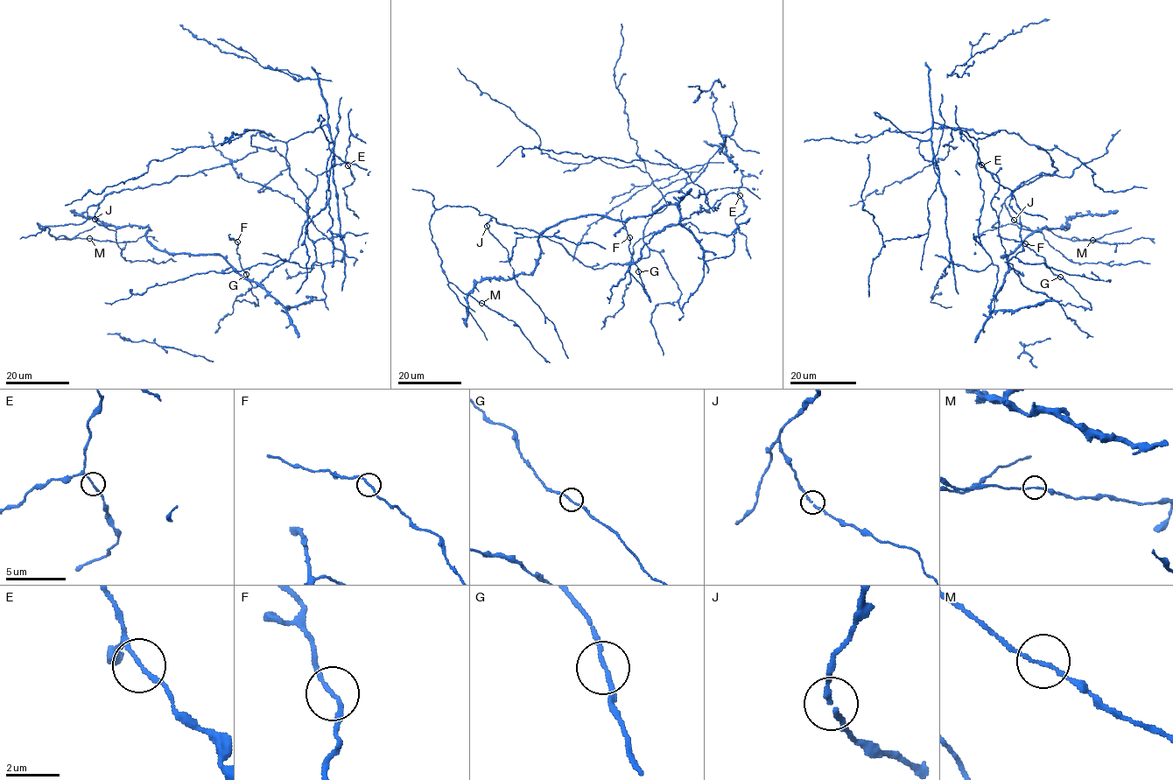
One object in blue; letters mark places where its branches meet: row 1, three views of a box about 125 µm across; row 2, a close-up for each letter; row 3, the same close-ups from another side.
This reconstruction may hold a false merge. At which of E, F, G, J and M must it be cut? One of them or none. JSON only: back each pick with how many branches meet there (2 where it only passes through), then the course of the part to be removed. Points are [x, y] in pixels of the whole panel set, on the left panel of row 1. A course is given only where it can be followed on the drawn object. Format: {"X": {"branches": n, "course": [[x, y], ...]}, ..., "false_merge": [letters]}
{"false_merge": []}

